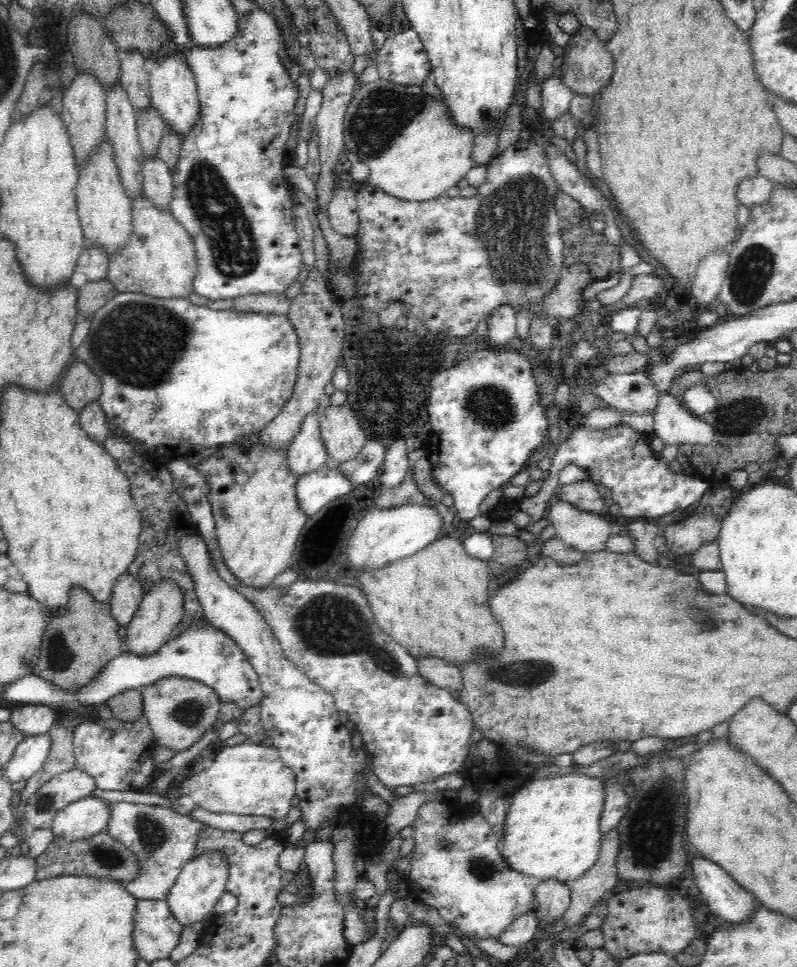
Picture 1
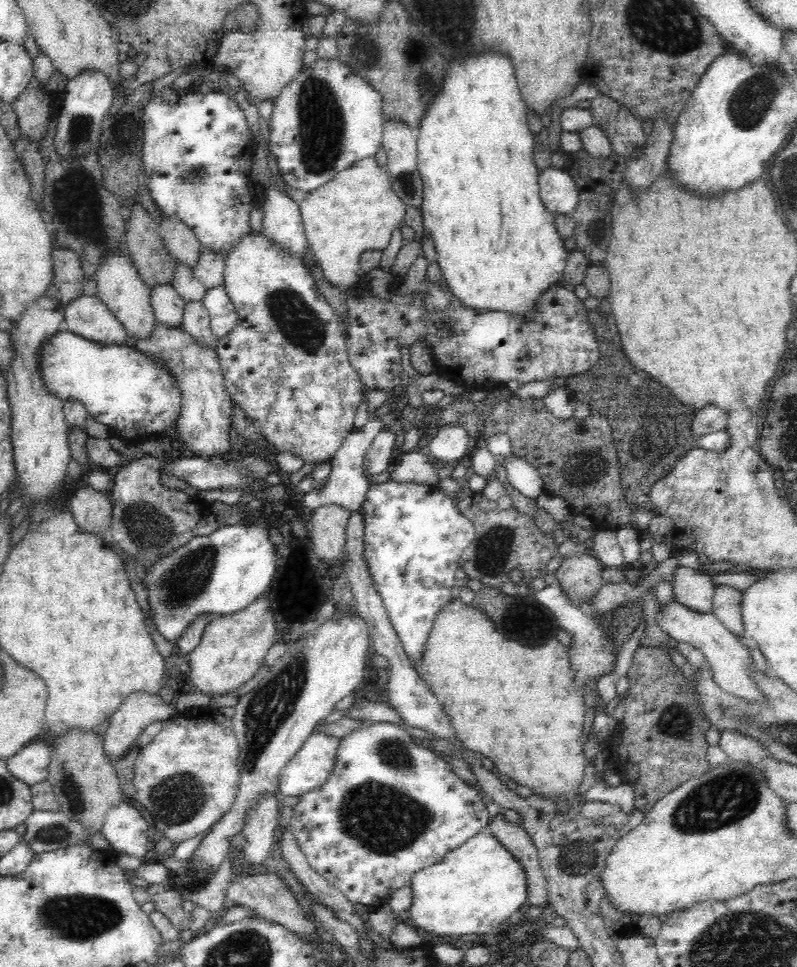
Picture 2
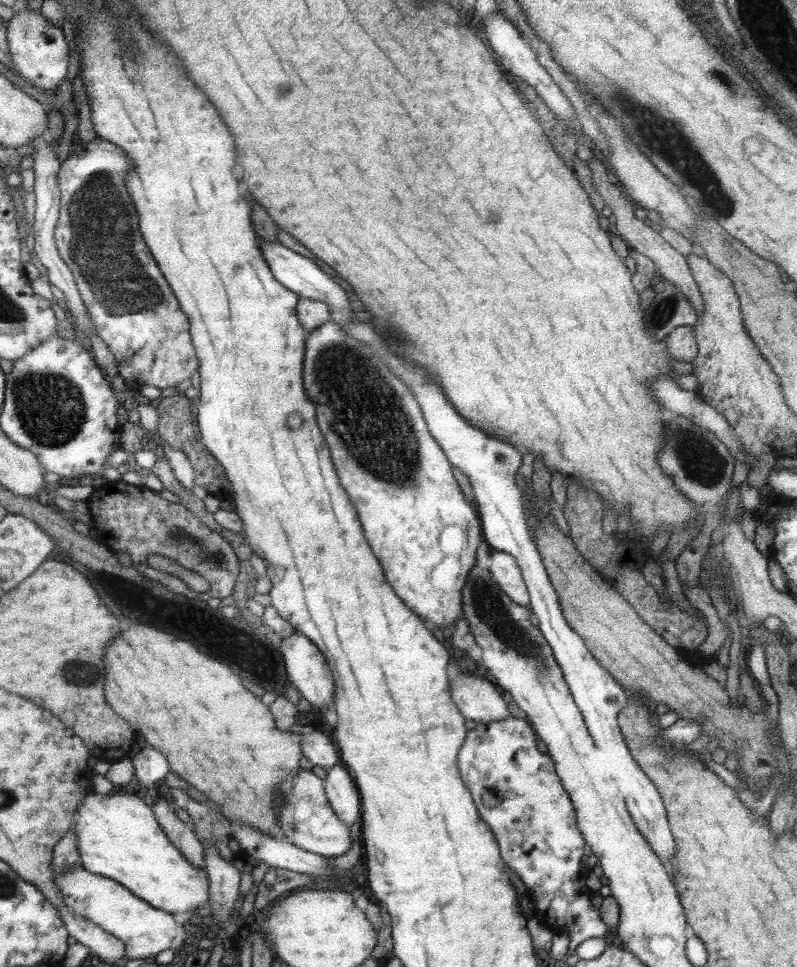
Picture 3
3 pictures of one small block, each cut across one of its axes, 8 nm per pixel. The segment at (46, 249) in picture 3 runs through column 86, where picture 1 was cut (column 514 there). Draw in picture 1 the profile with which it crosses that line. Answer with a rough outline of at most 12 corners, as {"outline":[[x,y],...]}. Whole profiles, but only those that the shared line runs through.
{"outline":[[497,305],[488,318],[484,342],[506,347],[517,328],[517,308]]}

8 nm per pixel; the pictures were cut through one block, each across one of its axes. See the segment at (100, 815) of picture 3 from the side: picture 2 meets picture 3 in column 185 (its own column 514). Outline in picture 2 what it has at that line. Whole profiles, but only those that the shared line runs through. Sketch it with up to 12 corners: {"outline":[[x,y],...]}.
{"outline":[[479,832],[412,875],[436,937],[486,934],[527,900],[526,870]]}

